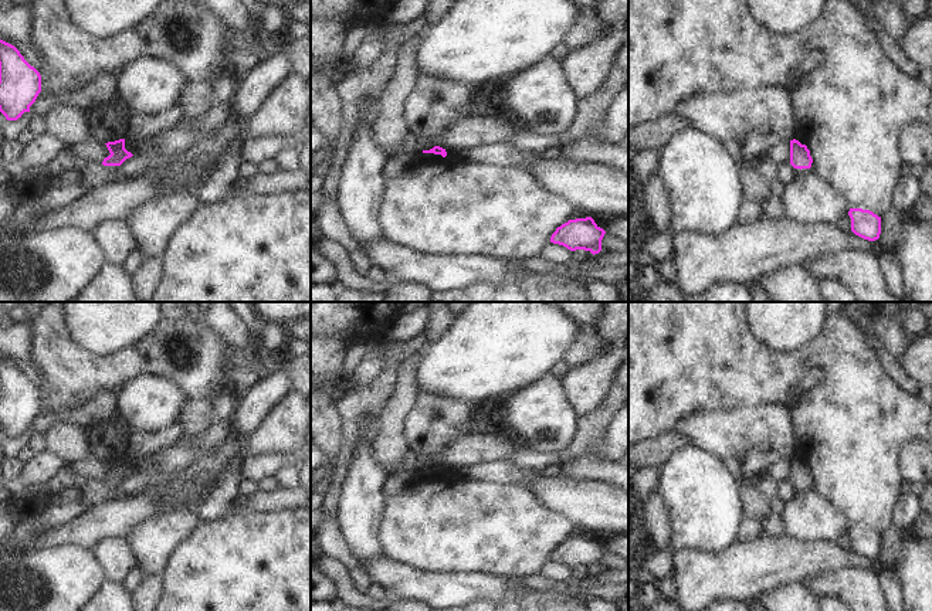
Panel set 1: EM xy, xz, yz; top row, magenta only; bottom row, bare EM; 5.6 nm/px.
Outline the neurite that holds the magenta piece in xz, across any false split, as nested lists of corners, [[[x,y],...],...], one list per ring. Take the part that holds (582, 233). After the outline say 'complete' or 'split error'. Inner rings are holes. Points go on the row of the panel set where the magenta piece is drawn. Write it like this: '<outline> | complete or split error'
[[[592,217],[569,220],[556,228],[550,242],[566,247],[570,251],[584,250],[593,255],[601,251],[601,240],[606,231]]] | complete

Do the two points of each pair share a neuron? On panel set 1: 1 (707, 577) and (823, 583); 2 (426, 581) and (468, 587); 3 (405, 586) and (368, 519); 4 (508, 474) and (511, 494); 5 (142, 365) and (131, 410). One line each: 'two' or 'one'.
1: two
2: one
3: two
4: two
5: two

